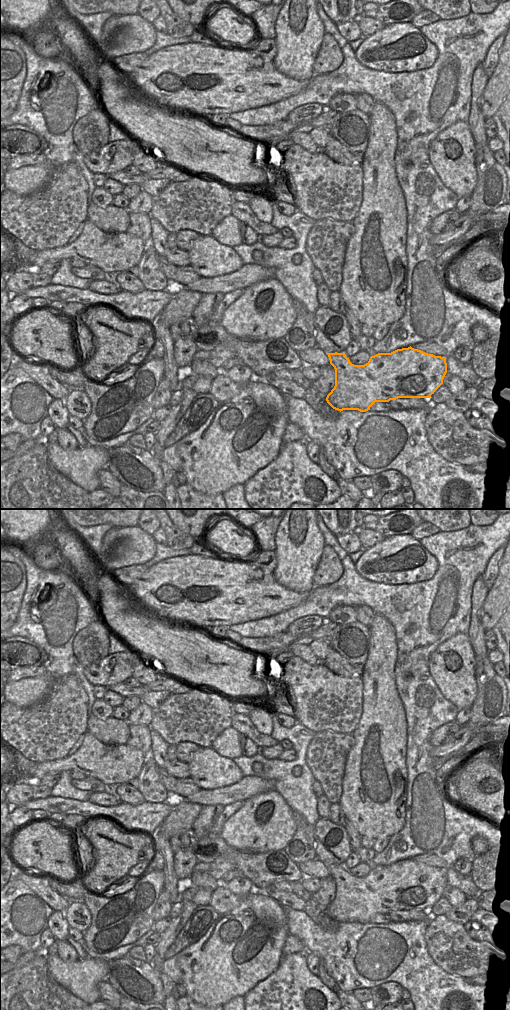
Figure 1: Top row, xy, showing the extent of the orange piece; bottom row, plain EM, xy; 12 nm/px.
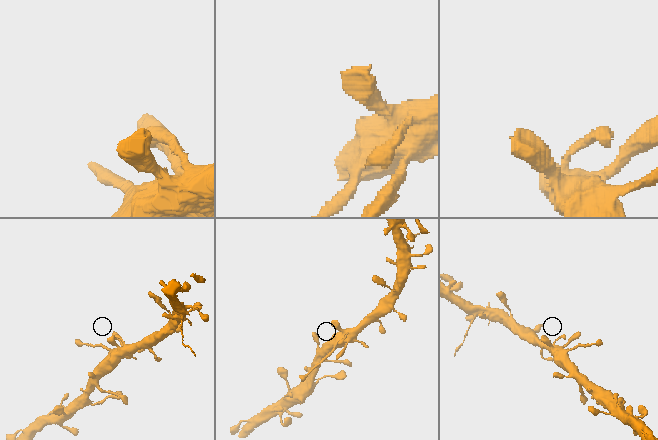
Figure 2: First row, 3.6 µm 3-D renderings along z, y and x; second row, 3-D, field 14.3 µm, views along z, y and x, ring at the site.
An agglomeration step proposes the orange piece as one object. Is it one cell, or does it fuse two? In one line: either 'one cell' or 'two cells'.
one cell

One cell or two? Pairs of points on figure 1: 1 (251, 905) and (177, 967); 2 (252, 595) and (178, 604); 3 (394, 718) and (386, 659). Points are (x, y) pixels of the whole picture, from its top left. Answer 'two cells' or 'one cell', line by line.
1: one cell
2: one cell
3: one cell

